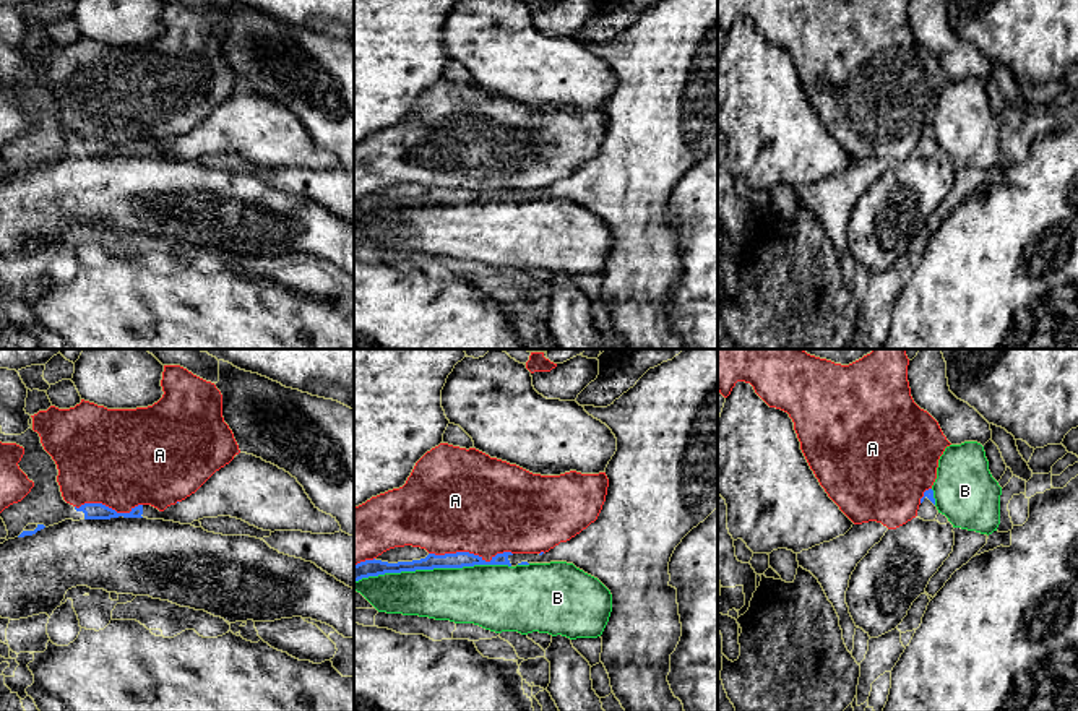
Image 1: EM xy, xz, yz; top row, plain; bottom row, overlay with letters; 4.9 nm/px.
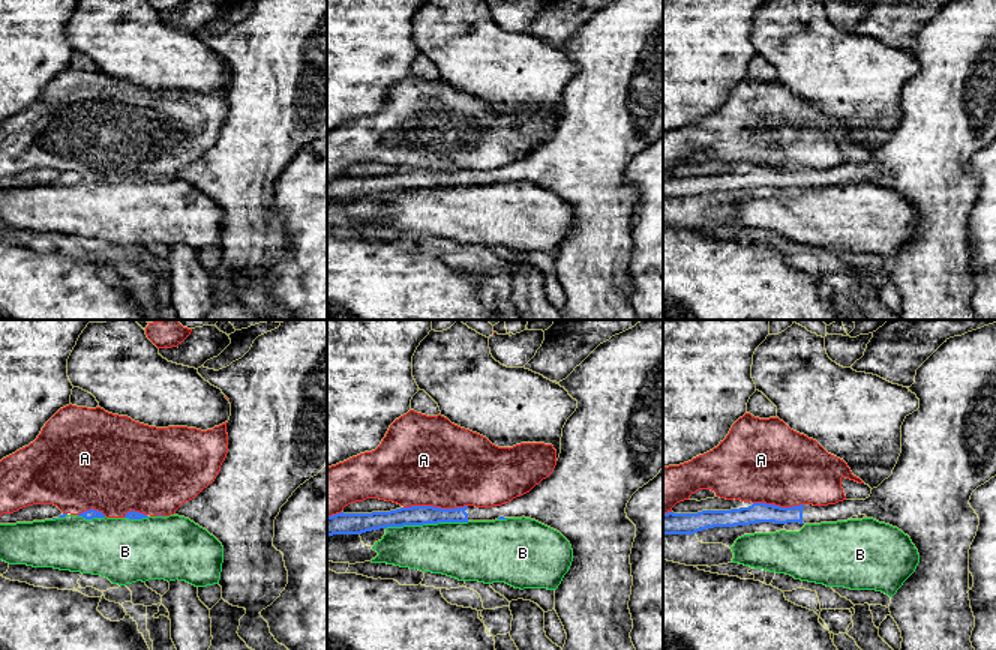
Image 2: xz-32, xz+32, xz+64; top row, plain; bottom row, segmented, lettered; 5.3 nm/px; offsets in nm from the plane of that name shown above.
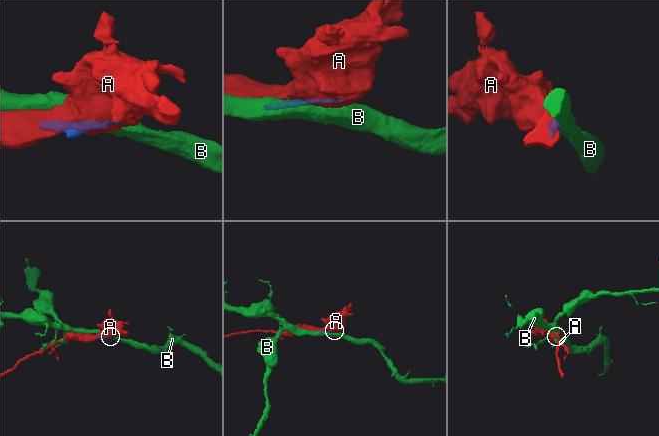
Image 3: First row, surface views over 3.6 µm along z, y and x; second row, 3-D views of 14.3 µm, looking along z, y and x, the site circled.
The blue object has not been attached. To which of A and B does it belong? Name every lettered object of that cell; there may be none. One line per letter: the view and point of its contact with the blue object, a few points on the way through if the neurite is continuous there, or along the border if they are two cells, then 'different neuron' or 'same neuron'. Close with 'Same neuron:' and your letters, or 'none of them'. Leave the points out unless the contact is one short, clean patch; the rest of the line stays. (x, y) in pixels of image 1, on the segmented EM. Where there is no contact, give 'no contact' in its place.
A: xz (471, 554) | different neuron
B: xz (432, 568) | different neuron
Same neuron: none of them

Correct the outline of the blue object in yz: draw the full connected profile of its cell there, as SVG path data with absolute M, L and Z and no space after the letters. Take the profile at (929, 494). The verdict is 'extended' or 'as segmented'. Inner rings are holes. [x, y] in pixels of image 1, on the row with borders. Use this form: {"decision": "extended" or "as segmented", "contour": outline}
{"decision": "extended", "contour": "M929 489L924 492L924 497L921 498L917 518L924 521L935 521L937 515L938 515L938 510L935 506L934 490Z"}

